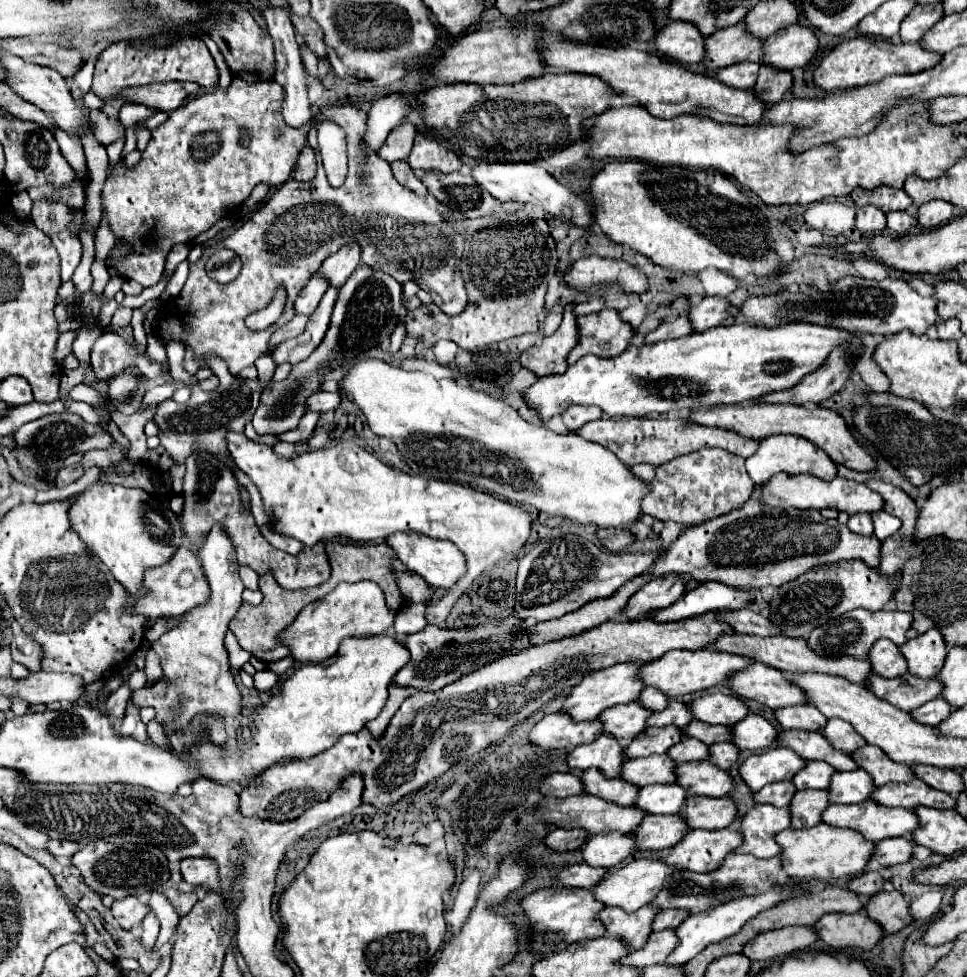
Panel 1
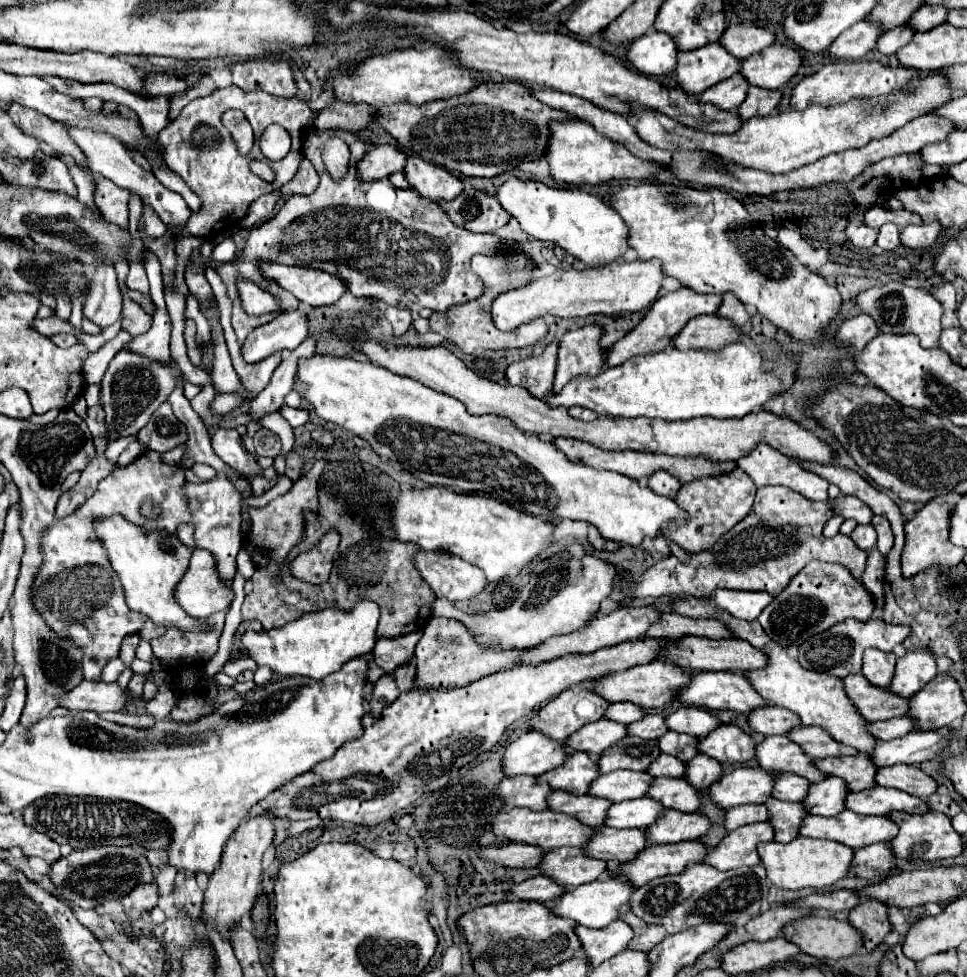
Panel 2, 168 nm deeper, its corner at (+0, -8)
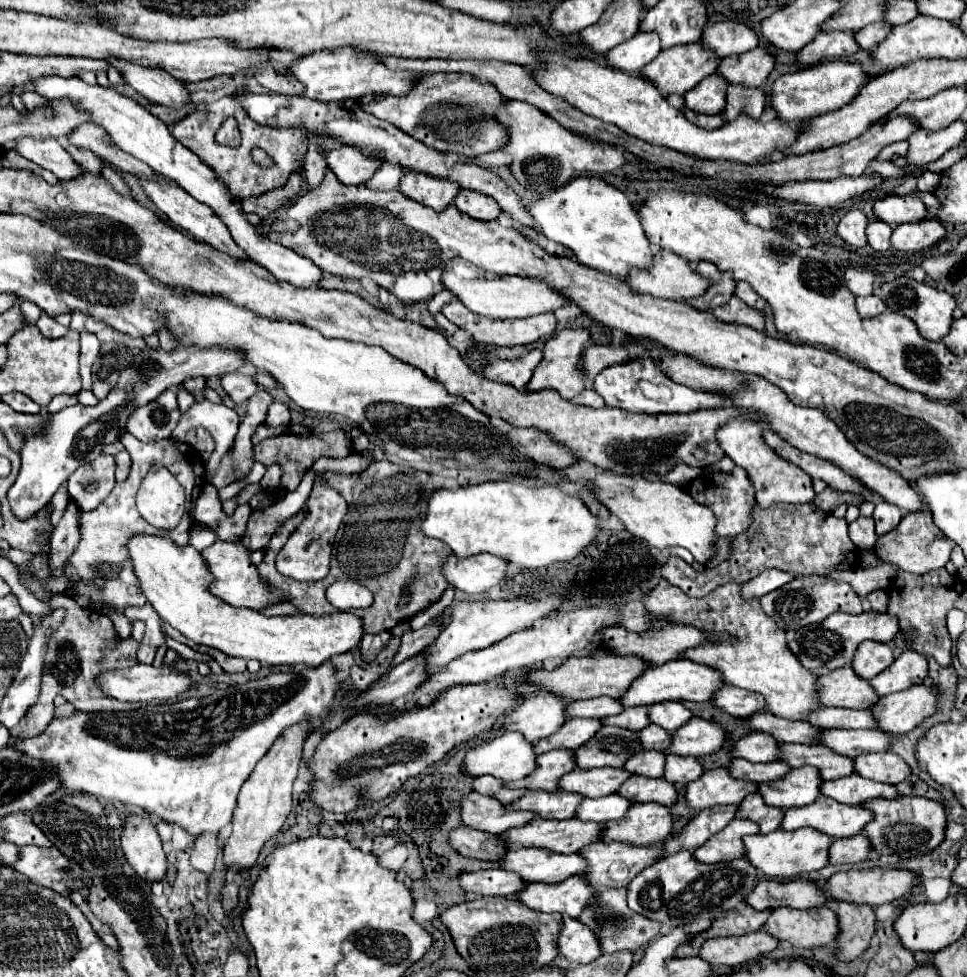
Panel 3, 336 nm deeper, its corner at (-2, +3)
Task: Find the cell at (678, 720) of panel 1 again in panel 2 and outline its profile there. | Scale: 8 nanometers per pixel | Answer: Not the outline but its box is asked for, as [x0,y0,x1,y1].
[627,714,667,740]

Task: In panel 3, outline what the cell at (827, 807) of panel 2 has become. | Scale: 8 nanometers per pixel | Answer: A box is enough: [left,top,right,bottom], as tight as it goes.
[759,765,823,809]

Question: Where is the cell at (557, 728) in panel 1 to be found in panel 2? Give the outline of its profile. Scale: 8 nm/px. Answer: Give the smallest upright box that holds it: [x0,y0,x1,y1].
[501,732,567,778]

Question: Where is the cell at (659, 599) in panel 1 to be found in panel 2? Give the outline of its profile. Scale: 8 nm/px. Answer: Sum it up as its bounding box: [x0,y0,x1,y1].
[517,606,659,666]

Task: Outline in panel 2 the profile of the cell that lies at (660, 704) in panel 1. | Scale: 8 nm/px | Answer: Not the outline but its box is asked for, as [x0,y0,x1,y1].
[605,702,645,724]

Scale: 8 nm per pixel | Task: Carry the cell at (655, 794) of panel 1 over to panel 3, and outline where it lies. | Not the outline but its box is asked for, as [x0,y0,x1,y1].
[577,793,633,823]

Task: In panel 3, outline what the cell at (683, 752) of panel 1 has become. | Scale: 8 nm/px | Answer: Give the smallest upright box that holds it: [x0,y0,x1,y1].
[625,751,665,777]

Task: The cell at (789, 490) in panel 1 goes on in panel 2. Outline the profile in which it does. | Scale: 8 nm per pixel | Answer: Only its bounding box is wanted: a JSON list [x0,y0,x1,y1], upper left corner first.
[835,496,873,524]

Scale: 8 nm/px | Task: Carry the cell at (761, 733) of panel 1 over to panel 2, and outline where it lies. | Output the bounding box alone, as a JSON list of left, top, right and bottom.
[697,726,755,764]

